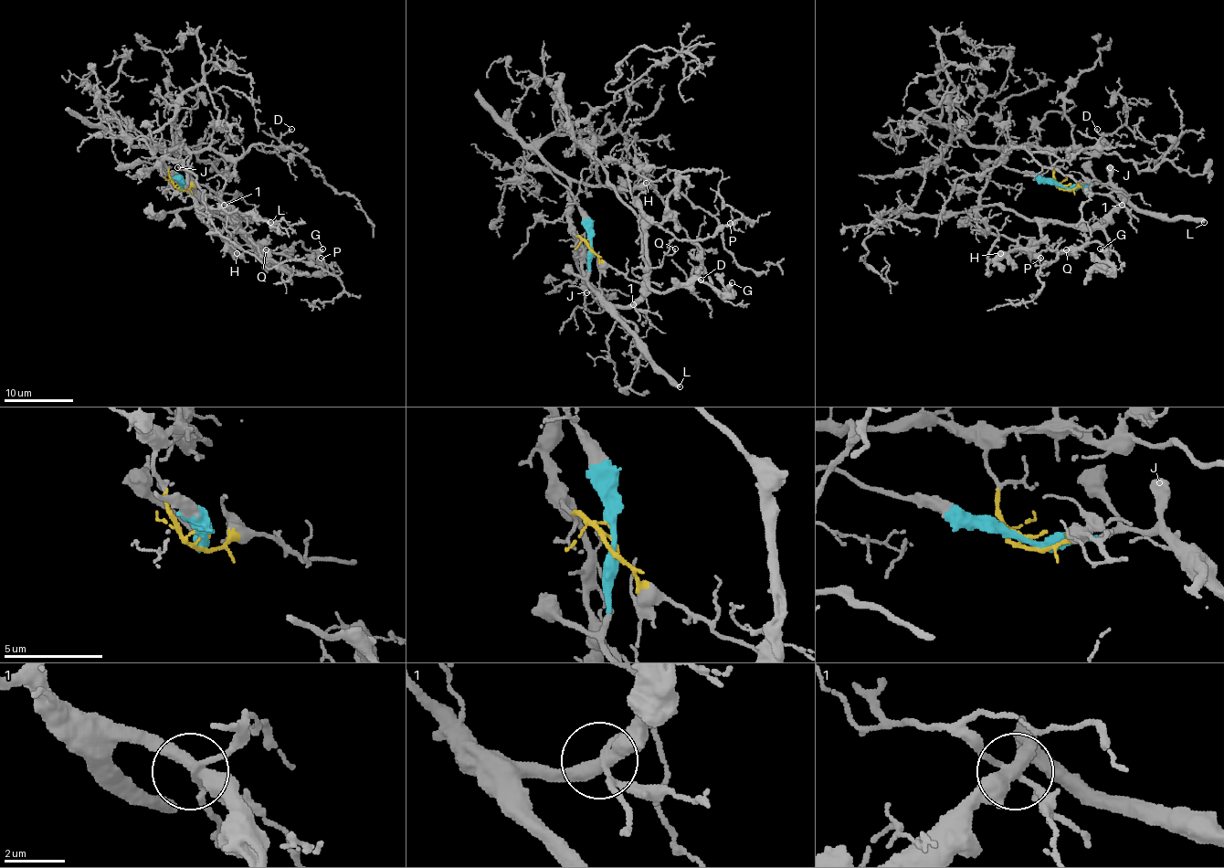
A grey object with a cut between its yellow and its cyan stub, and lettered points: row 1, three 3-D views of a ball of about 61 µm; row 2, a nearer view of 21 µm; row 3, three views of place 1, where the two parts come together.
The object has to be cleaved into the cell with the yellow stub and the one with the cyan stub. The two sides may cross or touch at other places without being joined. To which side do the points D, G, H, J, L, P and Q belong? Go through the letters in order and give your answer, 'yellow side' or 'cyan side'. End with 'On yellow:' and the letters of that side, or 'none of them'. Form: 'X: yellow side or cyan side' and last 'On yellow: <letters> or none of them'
D: yellow side
G: cyan side
H: yellow side
J: cyan side
L: cyan side
P: yellow side
Q: yellow side
On yellow: D, H, P, Q

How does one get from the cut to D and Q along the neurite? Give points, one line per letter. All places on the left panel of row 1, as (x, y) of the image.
D: (181, 185), (173, 181), (161, 146), (233, 157), (256, 146), (287, 160), (293, 153), (279, 143), (291, 129)
Q: (181, 185), (161, 146), (188, 152), (196, 214), (229, 238), (231, 252), (266, 250)

